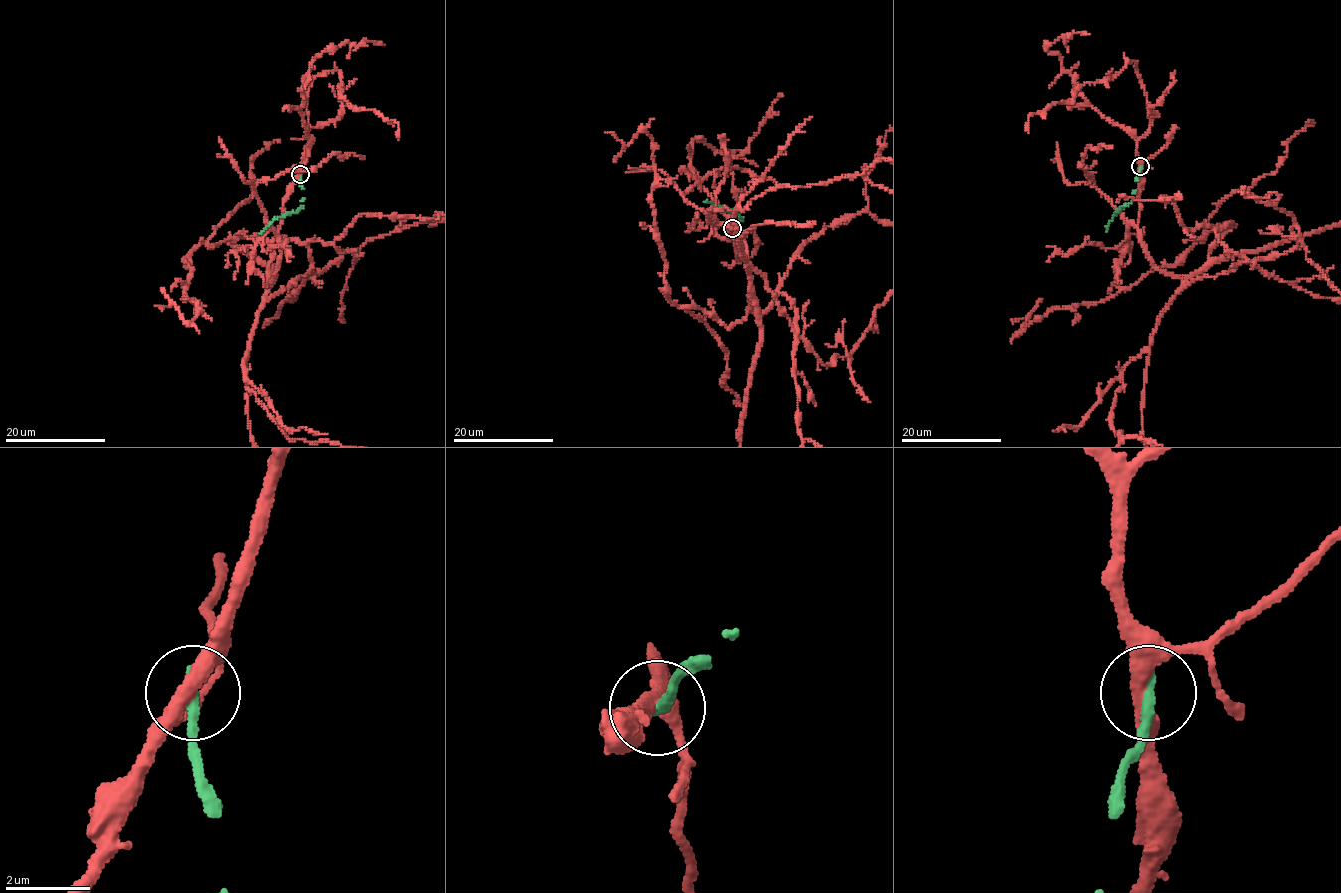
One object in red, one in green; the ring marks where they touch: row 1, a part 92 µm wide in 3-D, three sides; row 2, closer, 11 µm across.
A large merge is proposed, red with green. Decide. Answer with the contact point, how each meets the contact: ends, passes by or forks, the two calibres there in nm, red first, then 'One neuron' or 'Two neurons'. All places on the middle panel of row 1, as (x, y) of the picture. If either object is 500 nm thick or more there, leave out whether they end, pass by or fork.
Place: (732, 228). At the ring red passes by. At the ring green ends. Thickness 400 nm (red) against 280 nm. Two neurons

